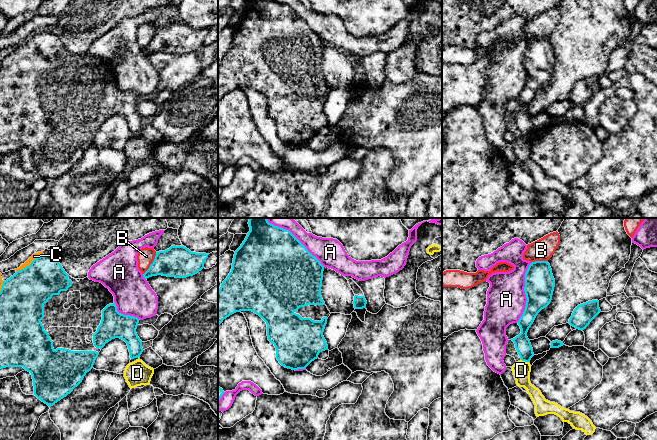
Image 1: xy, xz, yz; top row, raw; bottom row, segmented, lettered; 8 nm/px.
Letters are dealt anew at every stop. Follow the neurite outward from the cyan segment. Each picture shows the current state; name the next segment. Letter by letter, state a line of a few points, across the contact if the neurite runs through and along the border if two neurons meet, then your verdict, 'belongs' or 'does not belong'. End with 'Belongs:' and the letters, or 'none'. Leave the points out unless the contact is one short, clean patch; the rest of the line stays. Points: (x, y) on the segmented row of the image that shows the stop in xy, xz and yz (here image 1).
A: does not belong
B: line xy (156, 252), (153, 262), (143, 274); does not belong
C: does not belong
D: line yz (521, 359), (528, 362); does not belong
Belongs: none

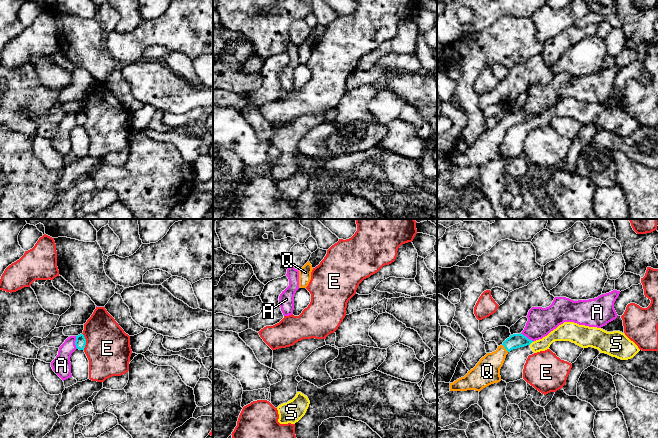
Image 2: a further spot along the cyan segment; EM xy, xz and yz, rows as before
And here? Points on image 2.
A: does not belong
E: does not belong
Q: line yz (515, 341), (505, 348), (490, 364), (487, 371); belongs
S: line yz (534, 341), (529, 344); does not belong
Belongs: Q

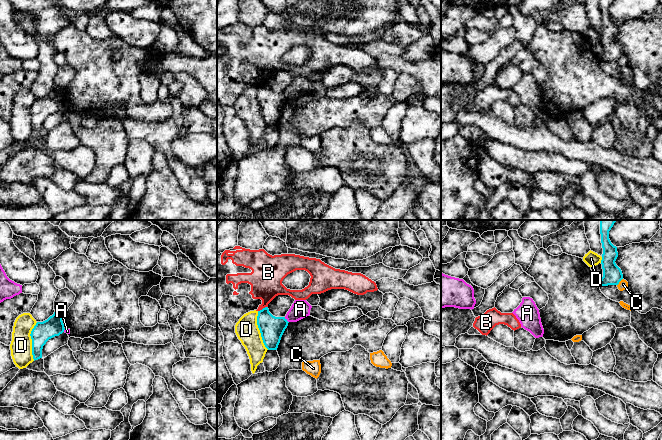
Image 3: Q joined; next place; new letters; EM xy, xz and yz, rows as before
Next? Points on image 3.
A: line xz (284, 317), (288, 322); does not belong
B: line xz (267, 306), (258, 311); does not belong
C: line yz (622, 278), (617, 285); does not belong
D: does not belong
Belongs: none

